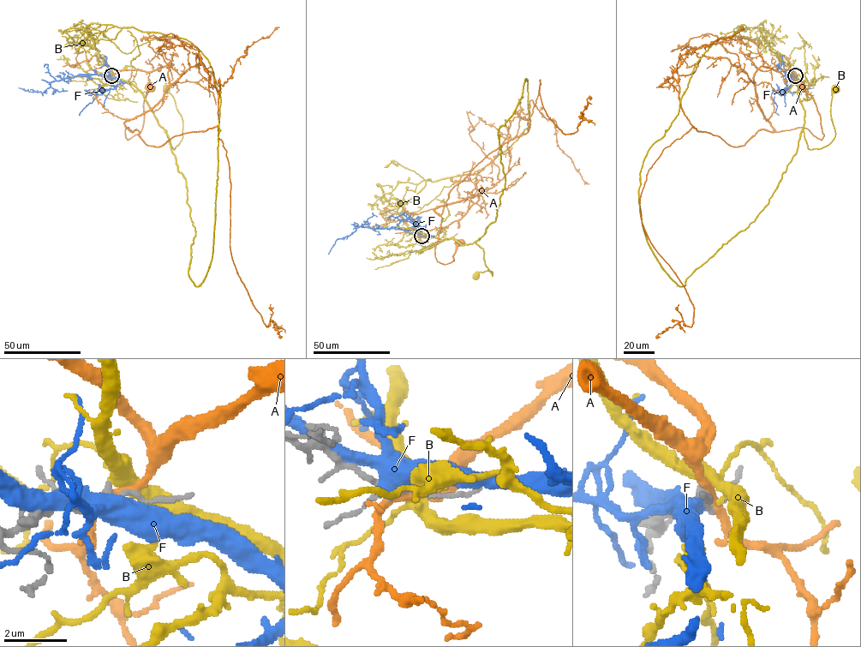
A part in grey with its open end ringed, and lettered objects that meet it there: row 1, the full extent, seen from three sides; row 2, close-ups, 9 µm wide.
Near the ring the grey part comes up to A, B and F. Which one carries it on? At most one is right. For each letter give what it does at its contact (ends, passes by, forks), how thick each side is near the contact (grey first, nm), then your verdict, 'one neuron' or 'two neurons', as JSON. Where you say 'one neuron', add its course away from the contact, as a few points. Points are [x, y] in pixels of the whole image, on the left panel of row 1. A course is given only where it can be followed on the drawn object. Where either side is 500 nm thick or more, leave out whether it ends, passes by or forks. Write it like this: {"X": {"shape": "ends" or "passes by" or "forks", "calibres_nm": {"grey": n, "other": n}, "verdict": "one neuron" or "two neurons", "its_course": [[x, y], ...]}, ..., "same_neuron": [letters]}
{"A": {"shape": "passes by", "calibres_nm": {"grey": 160, "other": 240}, "verdict": "two neurons"}, "B": {"shape": "forks", "calibres_nm": {"grey": 150, "other": 400}, "verdict": "one neuron", "its_course": [[112, 75], [130, 81], [142, 94], [173, 149], [182, 136], [182, 120], [166, 89]]}, "F": {"shape": "forks", "calibres_nm": {"grey": 160, "other": 440}, "verdict": "two neurons"}, "same_neuron": ["B"]}

